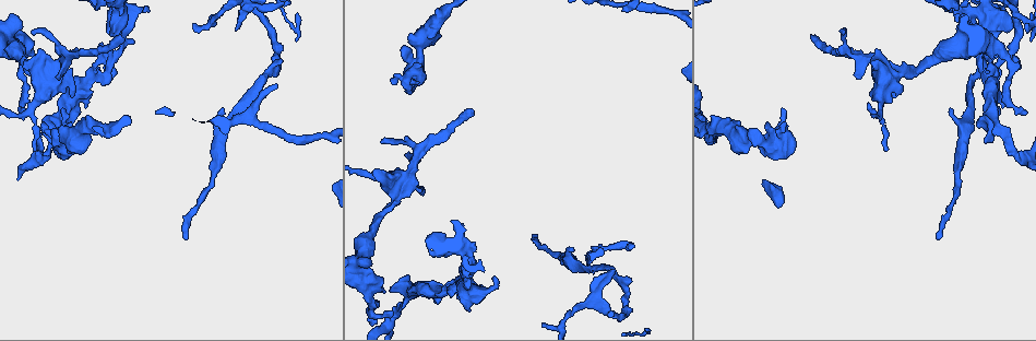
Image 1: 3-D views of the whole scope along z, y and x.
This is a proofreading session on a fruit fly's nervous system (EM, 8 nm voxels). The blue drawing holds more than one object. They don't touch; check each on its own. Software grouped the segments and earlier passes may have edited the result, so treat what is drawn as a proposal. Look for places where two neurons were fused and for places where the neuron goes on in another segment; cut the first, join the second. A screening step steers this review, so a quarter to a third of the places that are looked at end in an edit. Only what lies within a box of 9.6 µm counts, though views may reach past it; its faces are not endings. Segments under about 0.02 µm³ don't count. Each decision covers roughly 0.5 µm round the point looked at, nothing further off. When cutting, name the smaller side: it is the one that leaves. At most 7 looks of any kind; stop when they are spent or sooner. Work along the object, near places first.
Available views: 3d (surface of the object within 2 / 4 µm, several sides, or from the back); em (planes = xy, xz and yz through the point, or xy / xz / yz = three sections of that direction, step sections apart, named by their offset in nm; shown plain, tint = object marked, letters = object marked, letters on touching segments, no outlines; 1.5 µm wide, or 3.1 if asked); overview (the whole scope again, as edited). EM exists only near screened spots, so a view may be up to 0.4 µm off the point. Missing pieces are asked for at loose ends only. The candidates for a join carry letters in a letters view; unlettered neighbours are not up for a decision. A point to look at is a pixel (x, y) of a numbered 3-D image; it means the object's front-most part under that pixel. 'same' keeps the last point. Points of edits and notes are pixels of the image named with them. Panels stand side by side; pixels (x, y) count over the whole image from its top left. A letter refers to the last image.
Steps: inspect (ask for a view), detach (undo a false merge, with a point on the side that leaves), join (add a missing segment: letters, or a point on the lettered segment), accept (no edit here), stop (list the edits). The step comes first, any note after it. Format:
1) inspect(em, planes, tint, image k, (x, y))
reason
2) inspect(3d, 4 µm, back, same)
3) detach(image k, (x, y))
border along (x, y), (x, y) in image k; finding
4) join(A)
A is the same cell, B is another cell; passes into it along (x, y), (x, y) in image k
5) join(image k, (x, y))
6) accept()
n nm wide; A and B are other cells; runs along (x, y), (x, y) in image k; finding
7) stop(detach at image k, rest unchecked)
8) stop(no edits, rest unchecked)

inspect(3d, 2 µm, image 1, (261, 10))
sharp bend

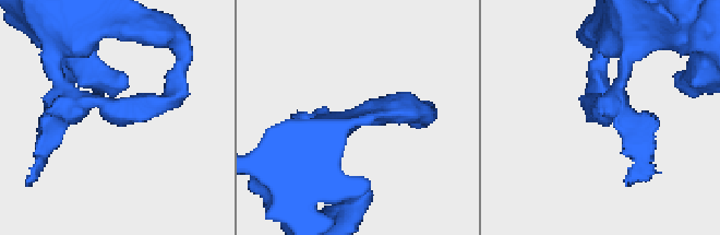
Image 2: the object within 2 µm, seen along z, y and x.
inspect(em, planes, letters, image 2, (106, 107))
now the EM

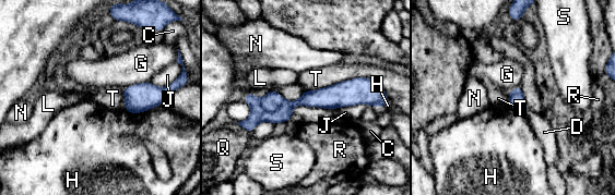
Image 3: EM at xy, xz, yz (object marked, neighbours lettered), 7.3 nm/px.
accept()
120 nm wide; C, D, G, H, J, L, N, Q, R, S and T are other cells; runs along (371, 93), (308, 98), (246, 123) in image 3; all the same neuron

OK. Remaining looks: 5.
inspect(3d, 2 µm, image 1, (474, 112))
free end

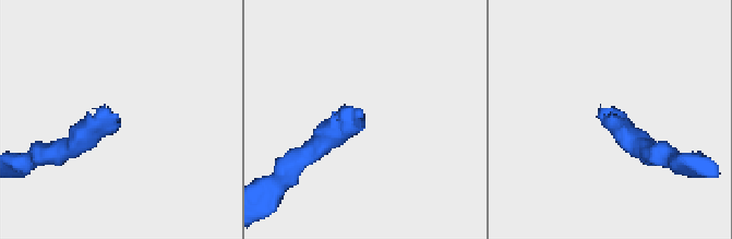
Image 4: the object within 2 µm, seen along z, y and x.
inspect(em, planes, letters, image 4, (117, 115))

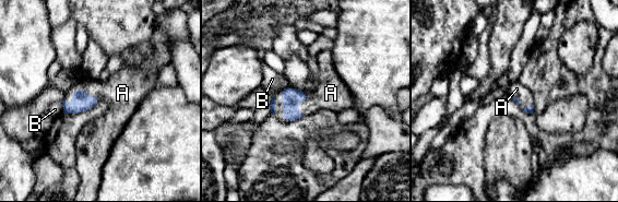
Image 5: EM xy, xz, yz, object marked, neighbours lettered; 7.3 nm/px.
join(A)
A is the same cell, B is another cell; it goes on there

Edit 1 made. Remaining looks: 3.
inspect(overview)

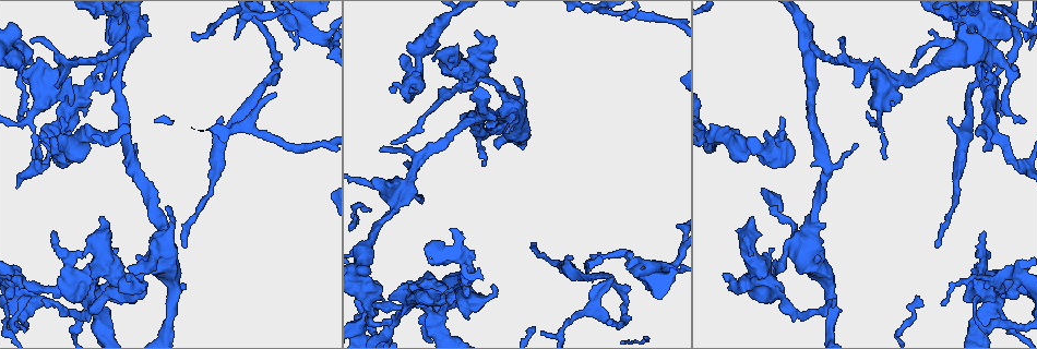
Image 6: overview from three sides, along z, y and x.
inspect(3d, 4 µm, image 6, (493, 286))

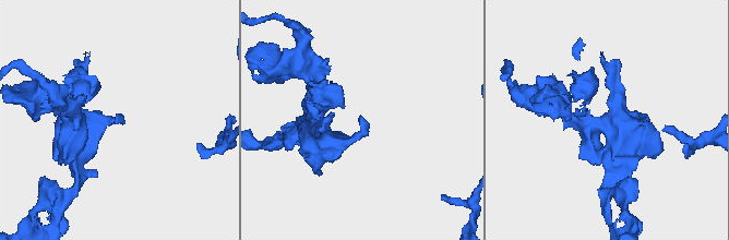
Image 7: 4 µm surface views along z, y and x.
inspect(em, planes, letters, image 7, (115, 121))
now the EM

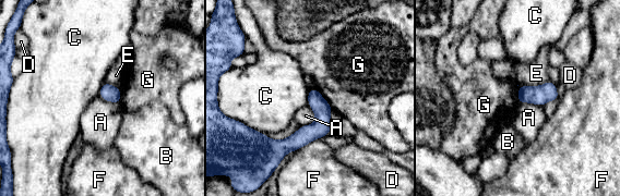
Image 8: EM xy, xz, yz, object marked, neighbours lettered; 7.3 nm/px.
accept()
A, B, C, D, E, F and G are other cells; border along (308, 103), (314, 121), (301, 126) in image 8; none of them fits

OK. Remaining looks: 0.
stop(join at image 5, rest unchecked)

